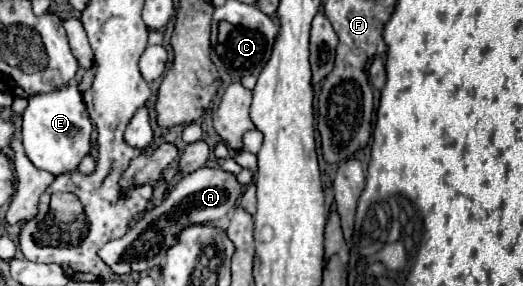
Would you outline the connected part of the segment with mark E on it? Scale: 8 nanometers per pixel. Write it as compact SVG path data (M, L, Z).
M70 84L56 92L36 94L28 98L28 108L24 110L22 118L24 118L22 144L24 144L26 156L40 170L46 170L54 176L72 172L78 168L80 160L88 156L92 150L92 142L90 142L92 122L76 84Z

